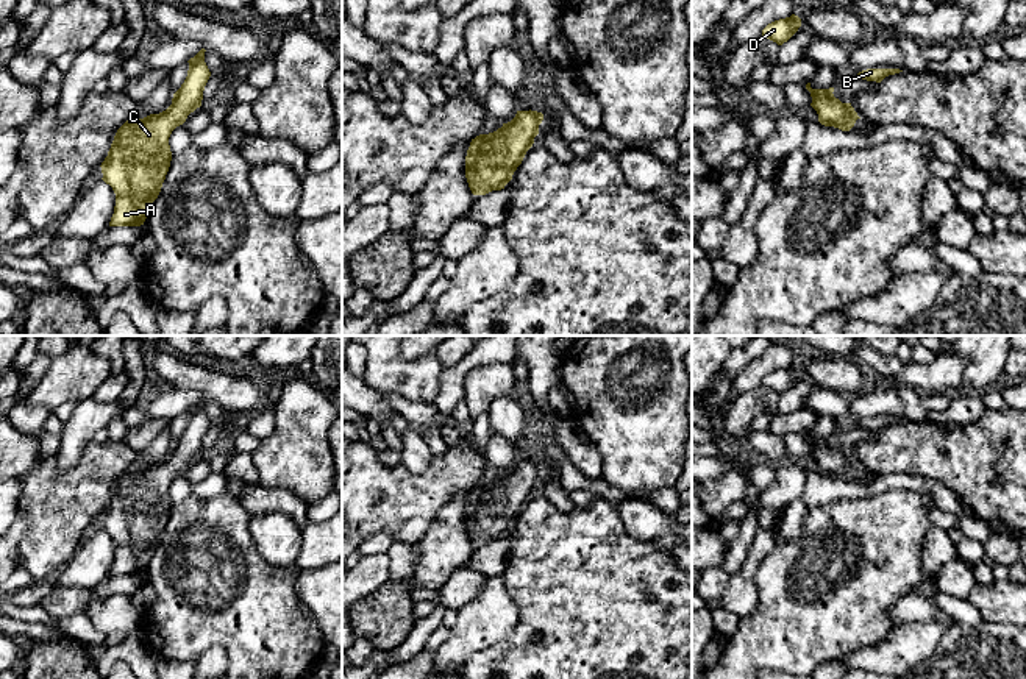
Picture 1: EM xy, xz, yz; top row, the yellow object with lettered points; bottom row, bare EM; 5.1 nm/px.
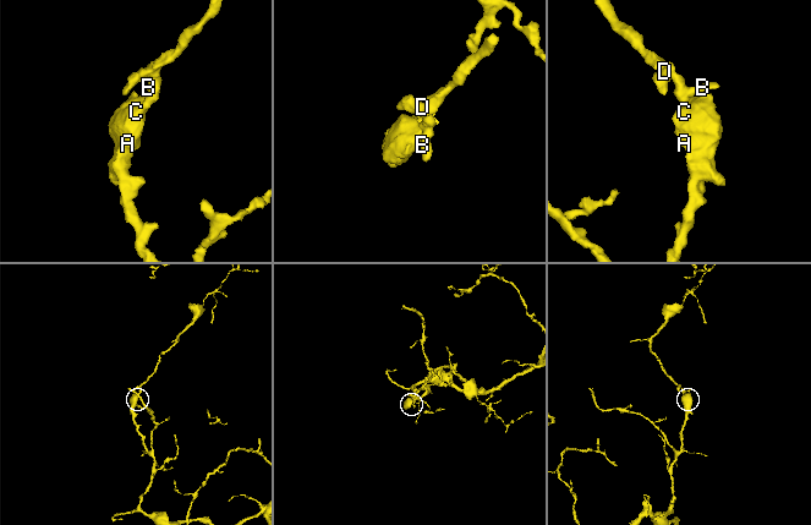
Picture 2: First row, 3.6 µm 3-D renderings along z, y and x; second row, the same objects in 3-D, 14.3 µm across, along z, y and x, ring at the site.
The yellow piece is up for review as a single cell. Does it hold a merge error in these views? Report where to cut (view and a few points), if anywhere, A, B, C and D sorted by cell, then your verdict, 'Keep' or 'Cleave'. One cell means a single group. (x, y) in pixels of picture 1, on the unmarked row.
No split. Groups: A B C D. Keep

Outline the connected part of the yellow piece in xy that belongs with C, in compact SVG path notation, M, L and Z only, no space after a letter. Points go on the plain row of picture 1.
M201 398L187 411L187 426L166 460L126 470L117 479L108 506L100 515L102 529L116 543L109 576L144 574L170 517L169 487L191 462L201 456L203 440L211 426L205 401Z

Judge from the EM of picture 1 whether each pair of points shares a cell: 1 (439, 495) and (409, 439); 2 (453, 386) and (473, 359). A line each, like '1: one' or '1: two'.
1: two
2: one

